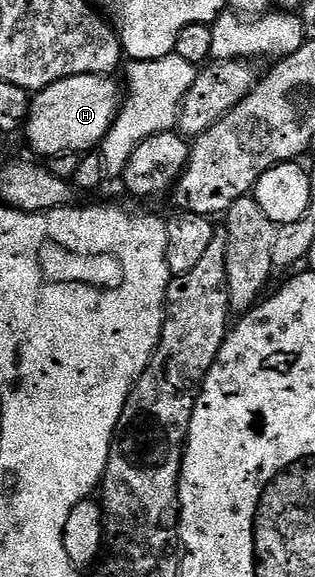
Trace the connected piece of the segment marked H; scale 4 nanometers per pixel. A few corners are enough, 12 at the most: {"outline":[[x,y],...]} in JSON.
{"outline":[[108,76],[33,96],[23,136],[41,158],[89,154],[123,103]]}

